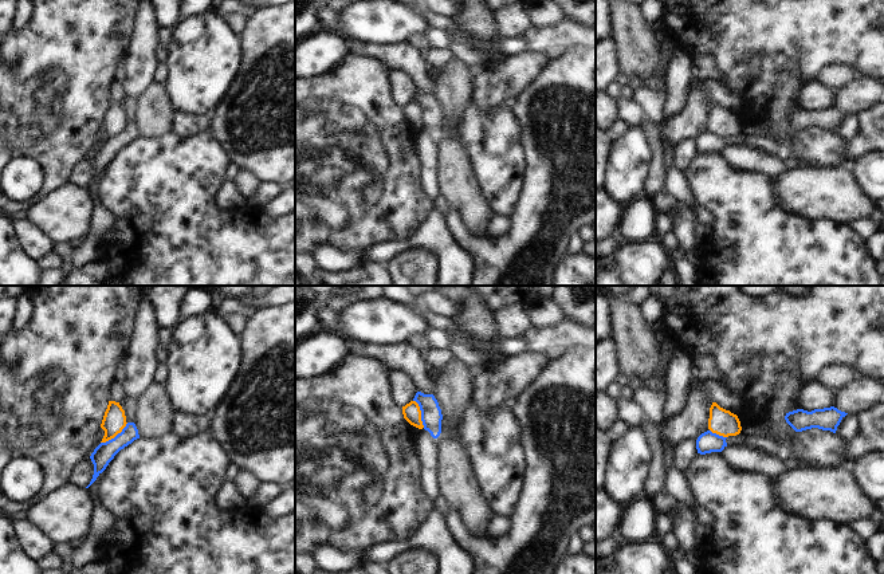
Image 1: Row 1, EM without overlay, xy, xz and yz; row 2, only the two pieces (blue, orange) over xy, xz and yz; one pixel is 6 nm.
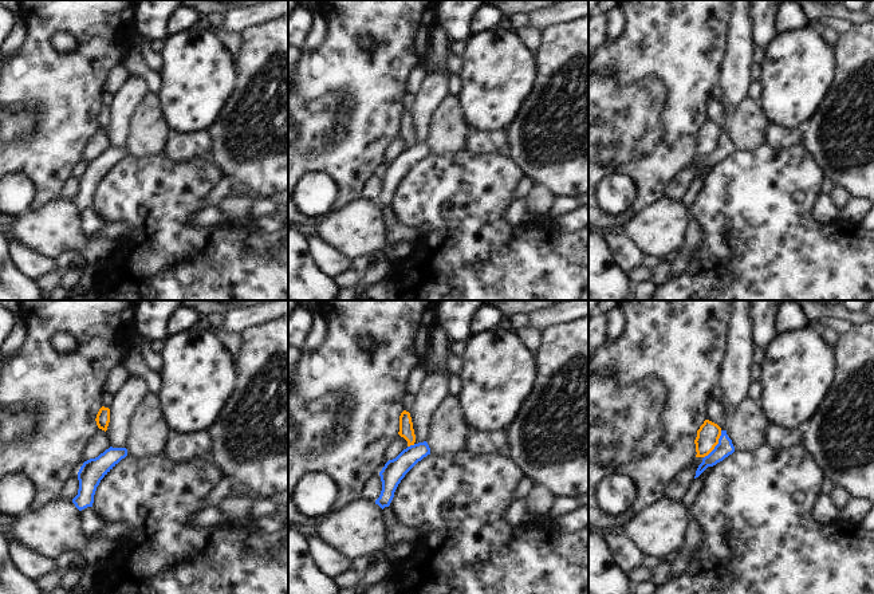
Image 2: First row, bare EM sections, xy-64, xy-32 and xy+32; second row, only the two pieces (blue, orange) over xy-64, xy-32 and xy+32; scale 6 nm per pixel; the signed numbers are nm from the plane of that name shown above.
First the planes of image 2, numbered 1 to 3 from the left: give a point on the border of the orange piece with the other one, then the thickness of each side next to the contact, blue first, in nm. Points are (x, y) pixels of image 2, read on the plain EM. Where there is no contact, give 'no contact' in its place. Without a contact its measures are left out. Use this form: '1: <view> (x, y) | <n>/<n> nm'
1: no contact
2: xy-32 (410, 145) | 140/90 nm
3: xy+32 (717, 144) | 100/140 nm

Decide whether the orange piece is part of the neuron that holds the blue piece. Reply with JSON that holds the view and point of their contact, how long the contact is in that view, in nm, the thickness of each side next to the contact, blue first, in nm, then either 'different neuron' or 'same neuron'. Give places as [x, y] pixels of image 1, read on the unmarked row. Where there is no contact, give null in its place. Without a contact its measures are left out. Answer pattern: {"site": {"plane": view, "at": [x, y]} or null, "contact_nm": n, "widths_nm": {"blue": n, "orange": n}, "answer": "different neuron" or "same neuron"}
{"site": {"plane": "xy", "at": [116, 136]}, "contact_nm": 200, "widths_nm": {"blue": 120, "orange": 140}, "answer": "different neuron"}

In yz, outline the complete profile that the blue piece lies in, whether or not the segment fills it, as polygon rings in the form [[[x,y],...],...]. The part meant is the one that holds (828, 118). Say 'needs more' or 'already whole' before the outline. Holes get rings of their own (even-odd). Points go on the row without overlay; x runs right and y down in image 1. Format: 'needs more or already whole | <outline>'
already whole | [[[834,106],[814,109],[812,111],[797,109],[786,113],[785,119],[795,131],[818,127],[836,133],[837,126],[846,114]]]

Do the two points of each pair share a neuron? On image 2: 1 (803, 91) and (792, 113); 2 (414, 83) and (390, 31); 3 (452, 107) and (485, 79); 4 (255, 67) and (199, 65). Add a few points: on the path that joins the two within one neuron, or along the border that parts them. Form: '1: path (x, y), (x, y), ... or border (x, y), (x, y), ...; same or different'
1: path (798, 97), (792, 102), (792, 107); same
2: border (421, 63), (416, 65), (408, 74), (405, 91); different
3: border (456, 97), (463, 118), (469, 128); different
4: border (235, 61), (235, 83), (228, 97); different

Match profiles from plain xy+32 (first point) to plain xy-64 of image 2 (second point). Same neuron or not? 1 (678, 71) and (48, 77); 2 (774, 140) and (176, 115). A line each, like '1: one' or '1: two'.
1: one
2: two

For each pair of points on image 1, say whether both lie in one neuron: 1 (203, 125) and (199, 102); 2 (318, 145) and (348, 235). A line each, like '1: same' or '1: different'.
1: different
2: same

